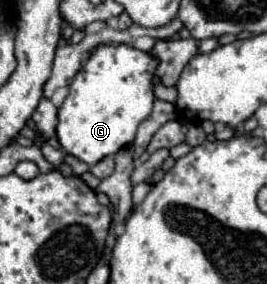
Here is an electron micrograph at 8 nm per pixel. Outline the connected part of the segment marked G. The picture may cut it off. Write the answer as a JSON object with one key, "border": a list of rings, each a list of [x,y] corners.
{"border":[[[98,46],[74,76],[70,94],[58,108],[56,136],[60,146],[90,166],[130,146],[138,124],[152,112],[154,68],[156,60],[132,46]]]}

